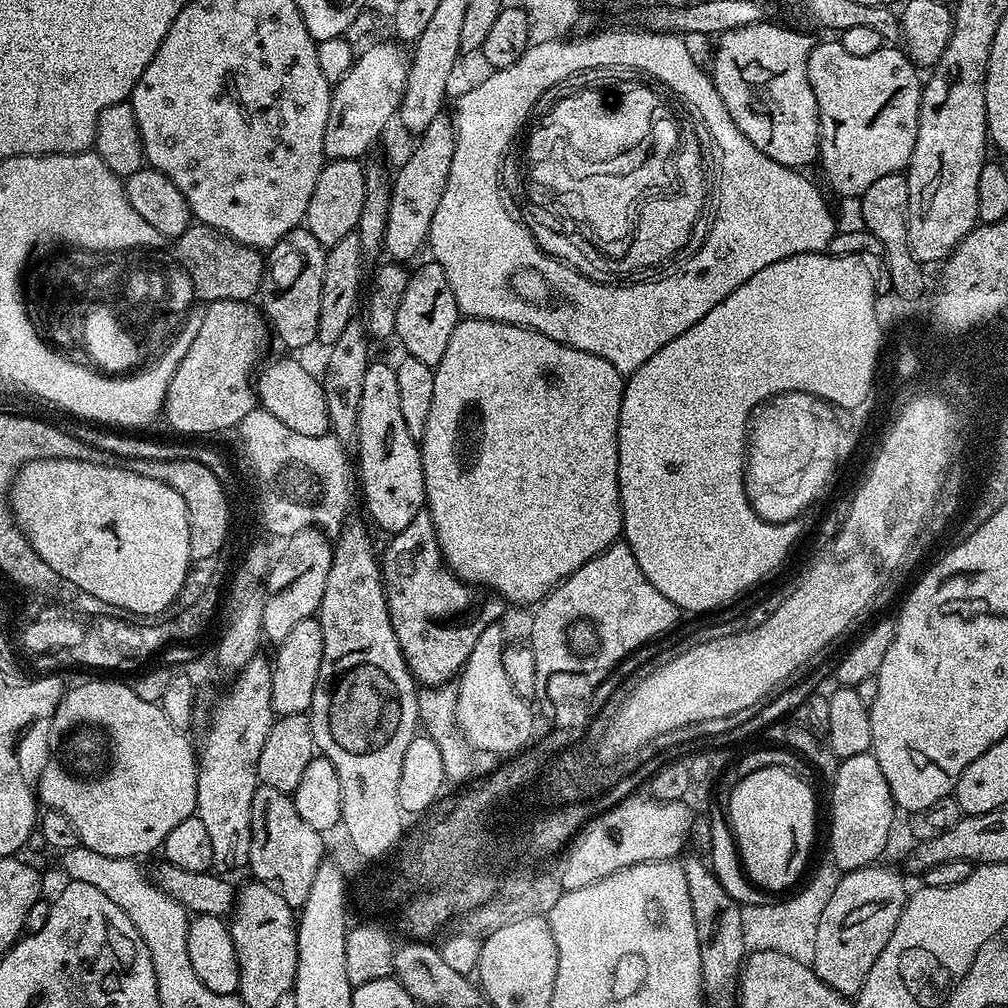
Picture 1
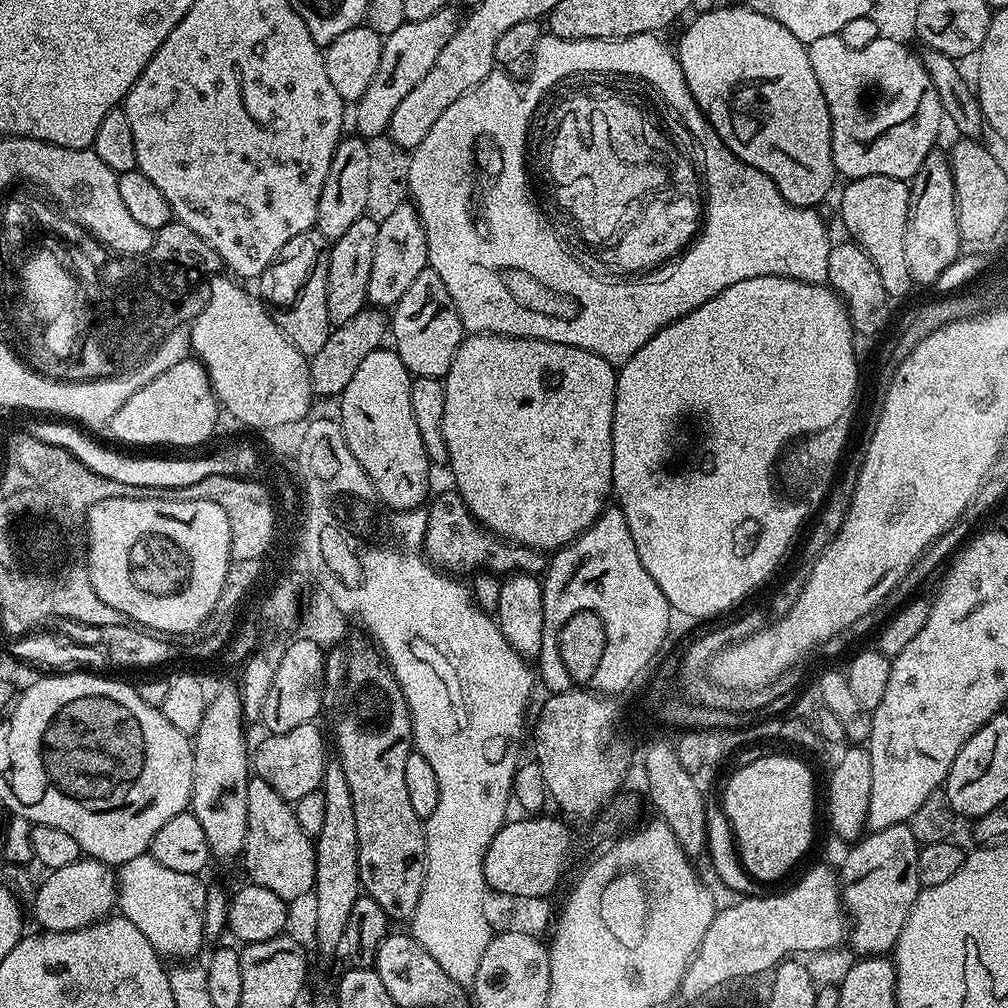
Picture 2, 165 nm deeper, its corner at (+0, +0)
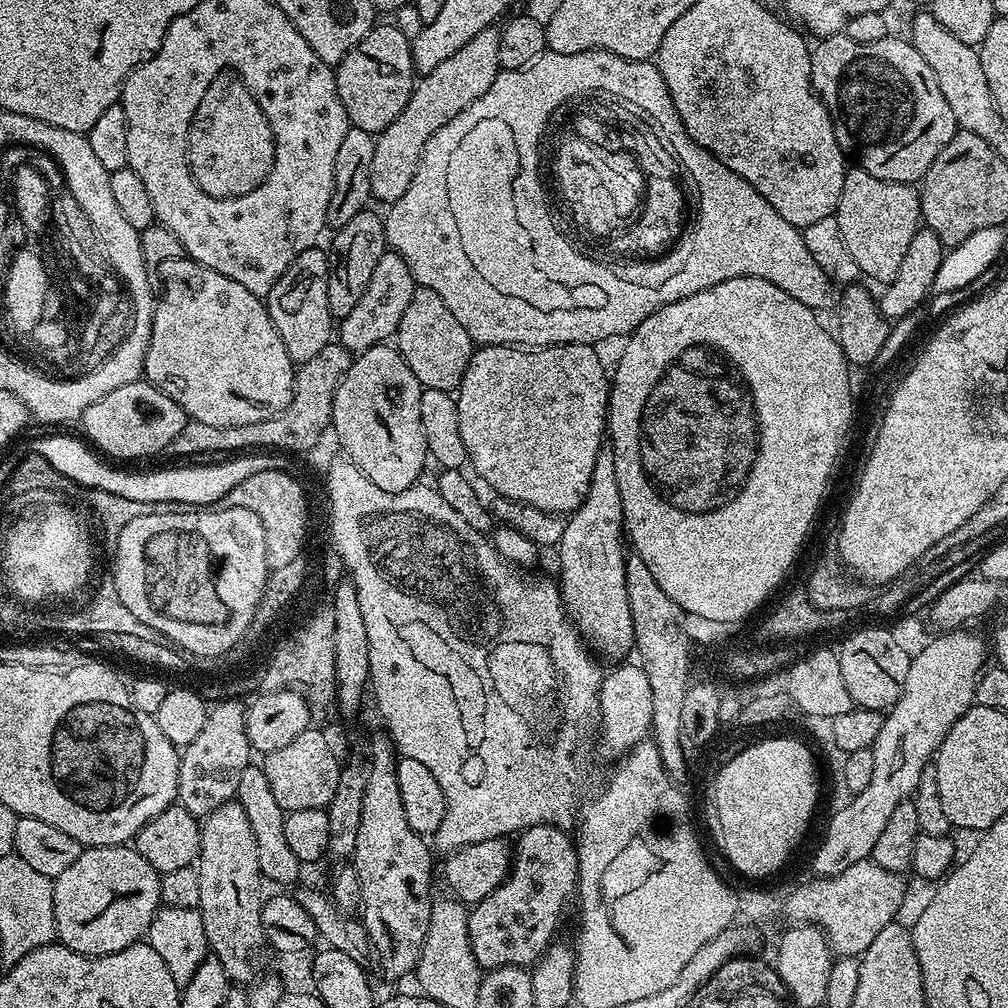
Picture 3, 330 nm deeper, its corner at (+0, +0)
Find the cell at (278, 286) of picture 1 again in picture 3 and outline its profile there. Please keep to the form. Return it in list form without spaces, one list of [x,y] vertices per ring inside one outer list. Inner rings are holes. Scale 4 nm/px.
[[[320,246],[302,250],[294,262],[272,284],[266,297],[266,307],[278,334],[282,338],[282,346],[286,346],[286,354],[290,354],[293,365],[299,366],[310,362],[318,350],[334,340],[334,318],[330,314],[328,301],[328,253]]]

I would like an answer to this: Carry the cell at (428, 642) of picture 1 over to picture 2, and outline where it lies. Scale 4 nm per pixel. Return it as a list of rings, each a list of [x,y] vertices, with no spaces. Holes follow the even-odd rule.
[[[455,490],[442,492],[431,499],[427,507],[427,526],[424,535],[424,555],[437,569],[452,574],[475,573],[477,570],[495,574],[512,574],[523,570],[529,574],[543,574],[548,570],[549,553],[525,544],[514,544],[485,530],[469,514],[460,493]]]

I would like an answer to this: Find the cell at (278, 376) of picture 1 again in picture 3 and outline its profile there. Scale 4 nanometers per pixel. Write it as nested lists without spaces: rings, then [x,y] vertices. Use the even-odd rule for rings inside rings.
[[[187,258],[161,264],[158,272],[164,279],[164,297],[161,300],[159,297],[158,303],[155,305],[152,314],[152,337],[144,355],[143,375],[148,383],[162,389],[166,395],[173,396],[184,407],[184,412],[189,418],[198,422],[206,422],[206,426],[218,426],[219,428],[246,426],[277,416],[292,401],[292,387],[296,385],[296,368],[290,354],[286,354],[286,346],[282,346],[282,338],[270,318],[265,301],[261,297],[250,294],[250,290],[246,290],[246,286]]]

